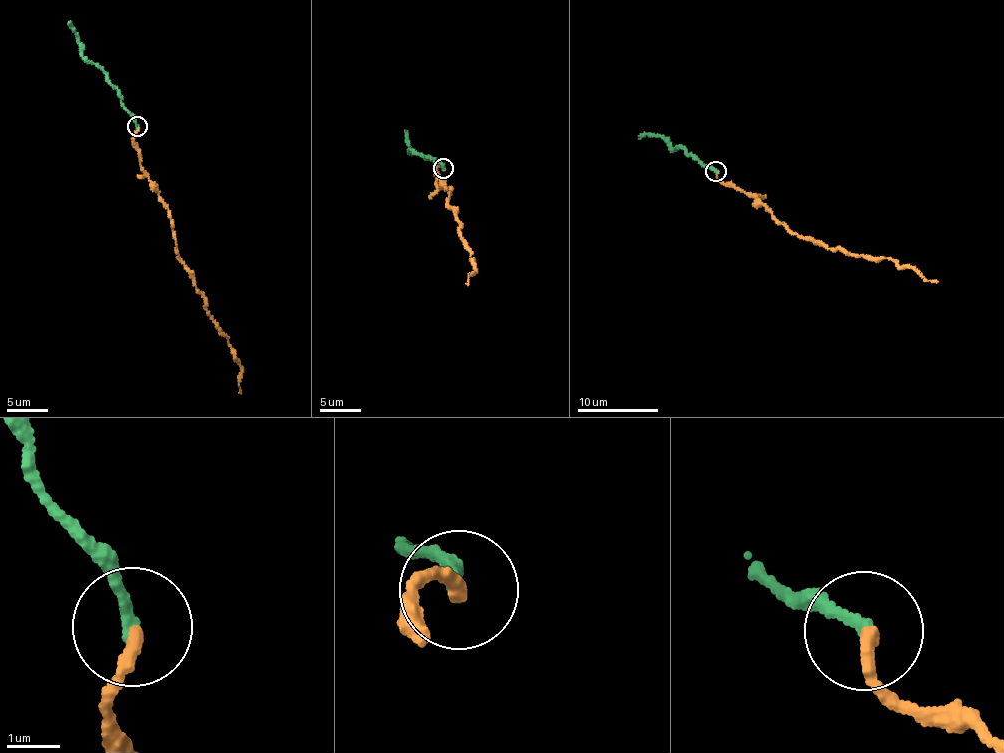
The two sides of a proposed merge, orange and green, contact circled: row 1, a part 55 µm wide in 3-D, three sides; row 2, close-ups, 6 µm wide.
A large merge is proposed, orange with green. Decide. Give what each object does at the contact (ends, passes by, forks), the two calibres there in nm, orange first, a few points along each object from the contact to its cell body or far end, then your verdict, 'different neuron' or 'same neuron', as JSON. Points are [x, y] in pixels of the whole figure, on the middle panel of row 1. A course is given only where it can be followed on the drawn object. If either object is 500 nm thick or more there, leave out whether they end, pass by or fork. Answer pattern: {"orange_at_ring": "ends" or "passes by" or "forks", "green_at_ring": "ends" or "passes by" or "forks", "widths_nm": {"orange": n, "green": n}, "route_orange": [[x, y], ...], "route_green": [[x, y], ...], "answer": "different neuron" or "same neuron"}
{"orange_at_ring": "ends", "green_at_ring": "ends", "widths_nm": {"orange": 280, "green": 200}, "route_orange": [[442, 168], [437, 167], [435, 184], [450, 189], [448, 206], [474, 261], [468, 285]], "route_green": [[442, 168], [435, 160], [410, 153], [405, 130]], "answer": "same neuron"}

